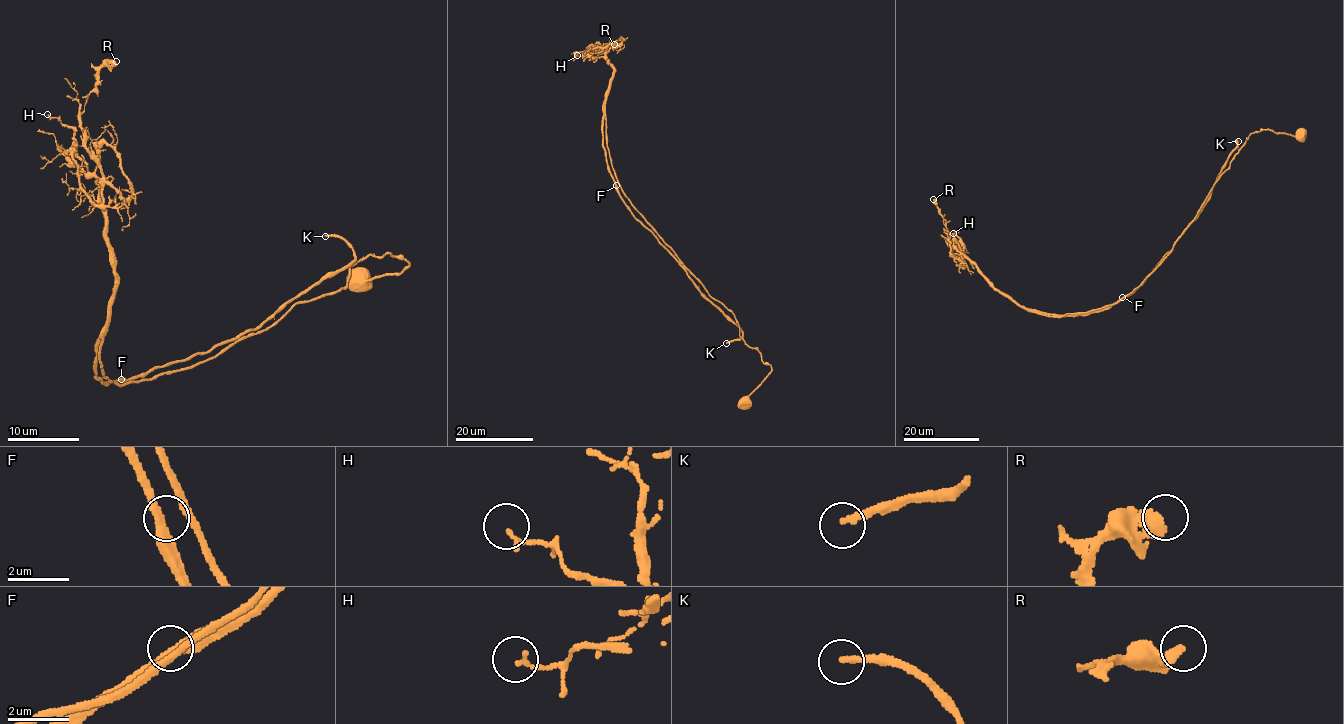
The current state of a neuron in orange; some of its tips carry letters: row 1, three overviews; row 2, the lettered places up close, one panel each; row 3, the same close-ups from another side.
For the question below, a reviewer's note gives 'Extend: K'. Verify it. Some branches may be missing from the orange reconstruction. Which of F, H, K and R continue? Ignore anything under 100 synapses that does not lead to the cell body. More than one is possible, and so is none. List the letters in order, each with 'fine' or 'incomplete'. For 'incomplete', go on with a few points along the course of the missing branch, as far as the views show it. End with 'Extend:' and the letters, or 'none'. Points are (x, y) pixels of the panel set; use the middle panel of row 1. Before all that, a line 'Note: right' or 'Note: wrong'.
Note: right
F: fine
H: fine
K: incomplete; missing branch runs (726, 343), (716, 351), (725, 365), (723, 383), (693, 411)
R: fine
Extend: K

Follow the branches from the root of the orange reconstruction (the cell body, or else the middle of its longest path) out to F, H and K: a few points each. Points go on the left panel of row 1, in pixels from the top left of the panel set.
F: (141, 379), (152, 380), (192, 368), (231, 343), (224, 342), (186, 360), (164, 364), (148, 373), (121, 379)
H: (141, 379), (119, 386), (103, 377), (100, 348), (114, 286), (107, 210), (74, 133), (47, 114)
K: (141, 379), (152, 380), (192, 368), (354, 260), (354, 250), (343, 239), (325, 236)

